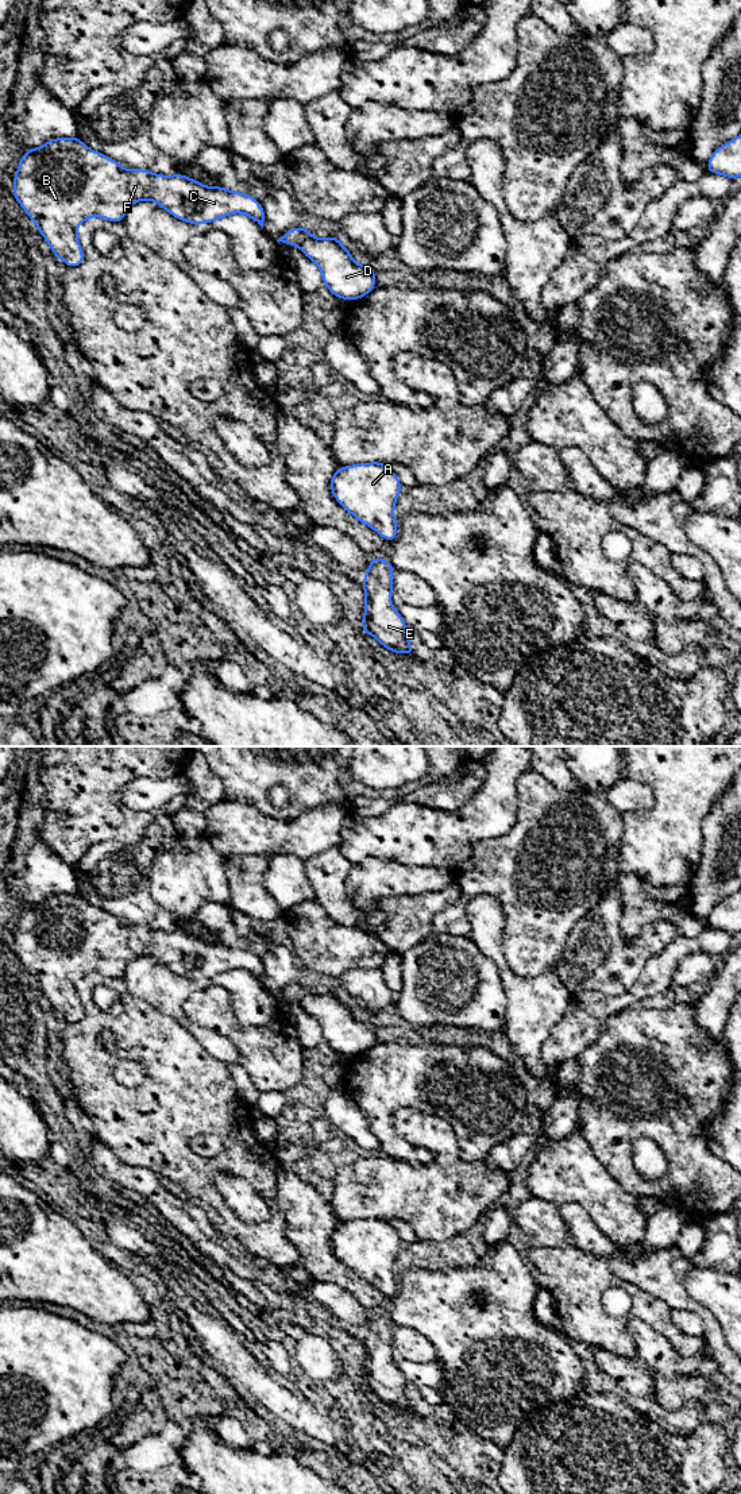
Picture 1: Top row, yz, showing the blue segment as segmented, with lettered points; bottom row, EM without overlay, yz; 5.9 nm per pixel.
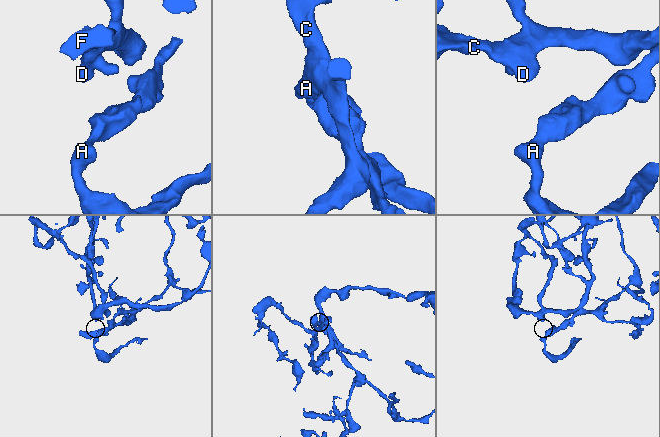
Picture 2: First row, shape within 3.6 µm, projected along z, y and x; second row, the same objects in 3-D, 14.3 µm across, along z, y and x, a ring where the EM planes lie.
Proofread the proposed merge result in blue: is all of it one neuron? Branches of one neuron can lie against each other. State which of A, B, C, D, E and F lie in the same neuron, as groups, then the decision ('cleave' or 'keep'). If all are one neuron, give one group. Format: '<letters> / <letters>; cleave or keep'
A B C D E F; keep

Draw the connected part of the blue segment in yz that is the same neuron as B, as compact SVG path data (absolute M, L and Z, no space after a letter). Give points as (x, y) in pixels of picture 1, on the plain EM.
M78 892L55 893L47 896L39 904L30 903L26 910L20 911L20 919L13 931L12 950L35 978L38 987L50 1001L54 1012L61 1014L67 1023L77 1023L82 1020L85 1015L77 992L77 983L81 978L94 972L103 973L108 977L123 978L127 965L132 960L143 956L157 958L171 972L189 980L213 978L232 969L247 970L262 984L265 977L262 960L248 949L228 946L221 941L217 943L209 943L184 930L162 931L154 930L146 924L127 926L115 915L86 903Z

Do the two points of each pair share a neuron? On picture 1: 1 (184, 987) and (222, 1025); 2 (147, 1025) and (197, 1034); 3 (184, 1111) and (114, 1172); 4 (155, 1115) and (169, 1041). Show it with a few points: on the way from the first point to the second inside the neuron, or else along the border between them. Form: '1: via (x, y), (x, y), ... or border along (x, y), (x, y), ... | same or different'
1: border along (223, 985), (197, 989), (184, 1004), (186, 1019) | different
2: border along (163, 1015), (176, 1019), (212, 1056) | different
3: border along (101, 1141), (124, 1162), (147, 1166), (154, 1173) | different
4: via (169, 1096), (169, 1060) | same

